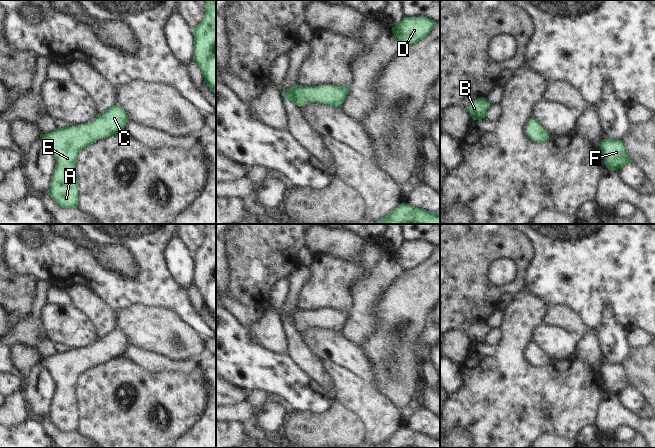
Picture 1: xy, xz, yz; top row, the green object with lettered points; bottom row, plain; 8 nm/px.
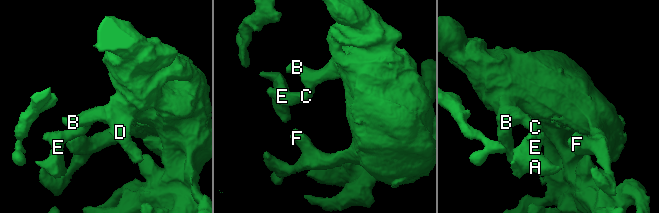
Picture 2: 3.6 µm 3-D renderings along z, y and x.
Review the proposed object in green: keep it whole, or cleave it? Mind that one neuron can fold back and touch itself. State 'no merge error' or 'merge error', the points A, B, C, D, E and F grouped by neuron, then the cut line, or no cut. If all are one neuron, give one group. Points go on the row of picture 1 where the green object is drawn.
no merge error; A B C D E F; no cut

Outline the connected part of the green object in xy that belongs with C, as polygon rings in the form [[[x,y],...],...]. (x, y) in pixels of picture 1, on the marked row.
[[[115,104],[87,124],[58,127],[49,134],[40,134],[40,139],[48,146],[56,161],[56,167],[50,180],[50,188],[47,192],[56,204],[65,209],[78,206],[78,176],[75,169],[78,153],[83,148],[93,144],[98,138],[104,139],[123,131],[127,122],[128,116],[125,110],[120,105]]]

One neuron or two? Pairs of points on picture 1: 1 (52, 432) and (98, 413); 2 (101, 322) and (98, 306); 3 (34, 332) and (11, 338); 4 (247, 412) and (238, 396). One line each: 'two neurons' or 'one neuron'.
1: two neurons
2: one neuron
3: one neuron
4: two neurons

